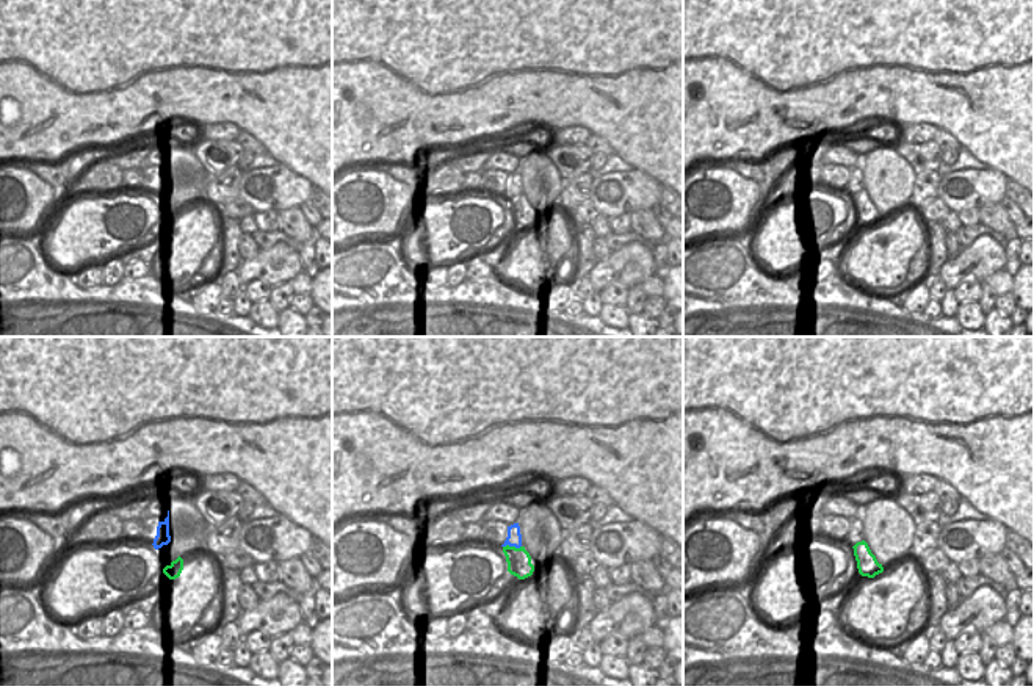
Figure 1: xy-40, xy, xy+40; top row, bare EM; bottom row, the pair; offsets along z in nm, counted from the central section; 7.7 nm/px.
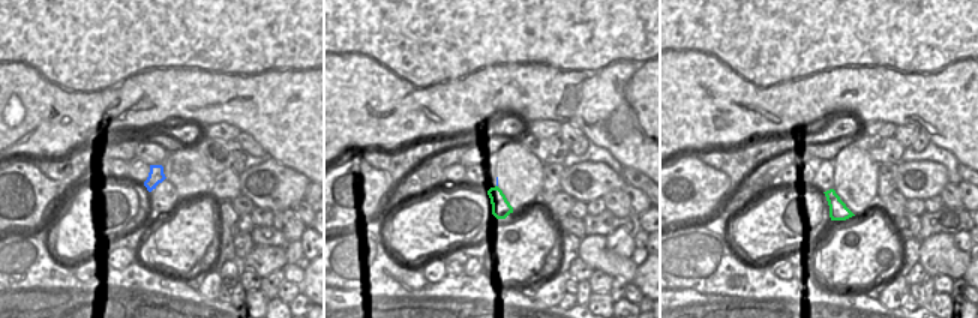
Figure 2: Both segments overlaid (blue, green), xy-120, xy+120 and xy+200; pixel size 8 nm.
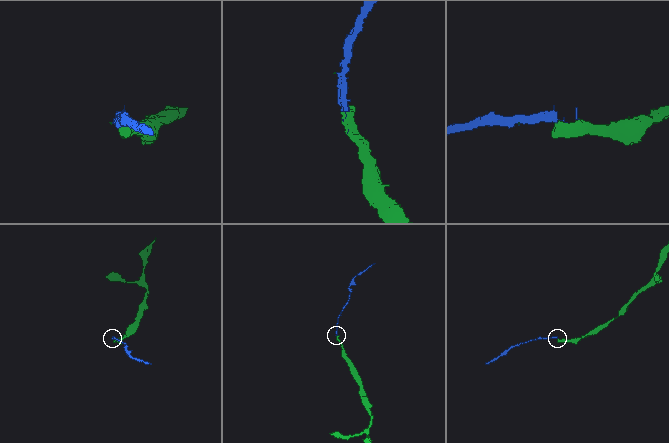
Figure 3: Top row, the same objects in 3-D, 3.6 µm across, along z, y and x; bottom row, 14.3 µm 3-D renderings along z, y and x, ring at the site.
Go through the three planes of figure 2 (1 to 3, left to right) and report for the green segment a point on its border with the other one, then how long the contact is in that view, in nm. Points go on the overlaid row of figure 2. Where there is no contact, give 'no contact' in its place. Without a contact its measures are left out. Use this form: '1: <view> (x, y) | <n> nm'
1: no contact
2: no contact
3: no contact

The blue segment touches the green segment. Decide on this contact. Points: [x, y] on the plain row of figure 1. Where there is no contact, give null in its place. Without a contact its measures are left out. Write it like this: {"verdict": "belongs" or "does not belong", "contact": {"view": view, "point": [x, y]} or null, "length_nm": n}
{"verdict": "does not belong", "contact": {"view": "xy", "point": [513, 194]}, "length_nm": 140}

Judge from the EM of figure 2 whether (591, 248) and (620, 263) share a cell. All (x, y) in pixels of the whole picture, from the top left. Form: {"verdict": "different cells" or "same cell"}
{"verdict": "same cell"}

